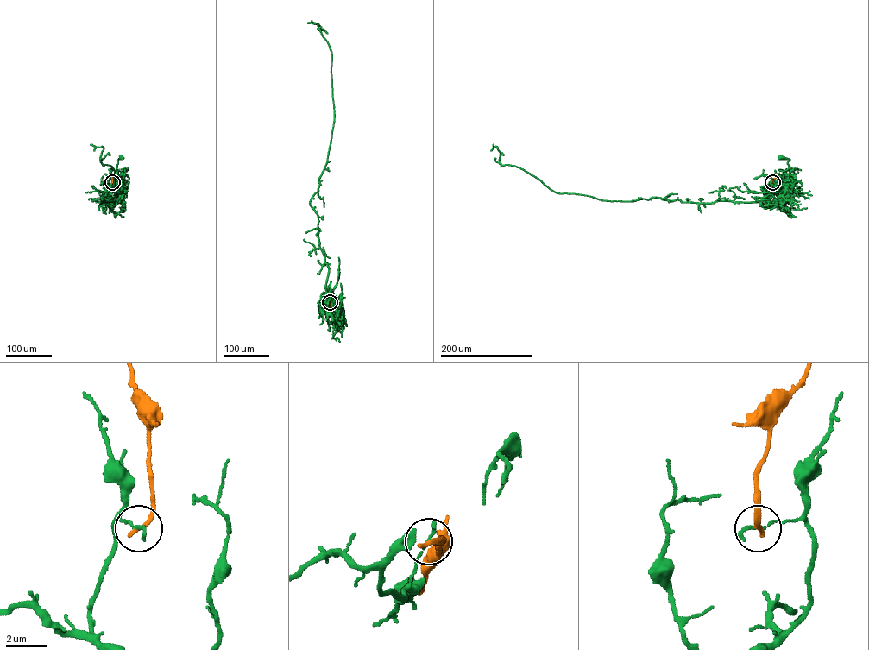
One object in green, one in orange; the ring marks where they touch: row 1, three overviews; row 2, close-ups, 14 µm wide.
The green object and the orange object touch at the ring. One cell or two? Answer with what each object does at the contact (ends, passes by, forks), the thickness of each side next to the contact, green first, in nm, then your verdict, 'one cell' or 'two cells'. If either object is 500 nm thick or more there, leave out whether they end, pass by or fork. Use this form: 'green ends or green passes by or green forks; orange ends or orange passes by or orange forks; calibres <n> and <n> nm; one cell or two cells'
green ends; orange ends; calibres 160 and 240 nm; two cells

